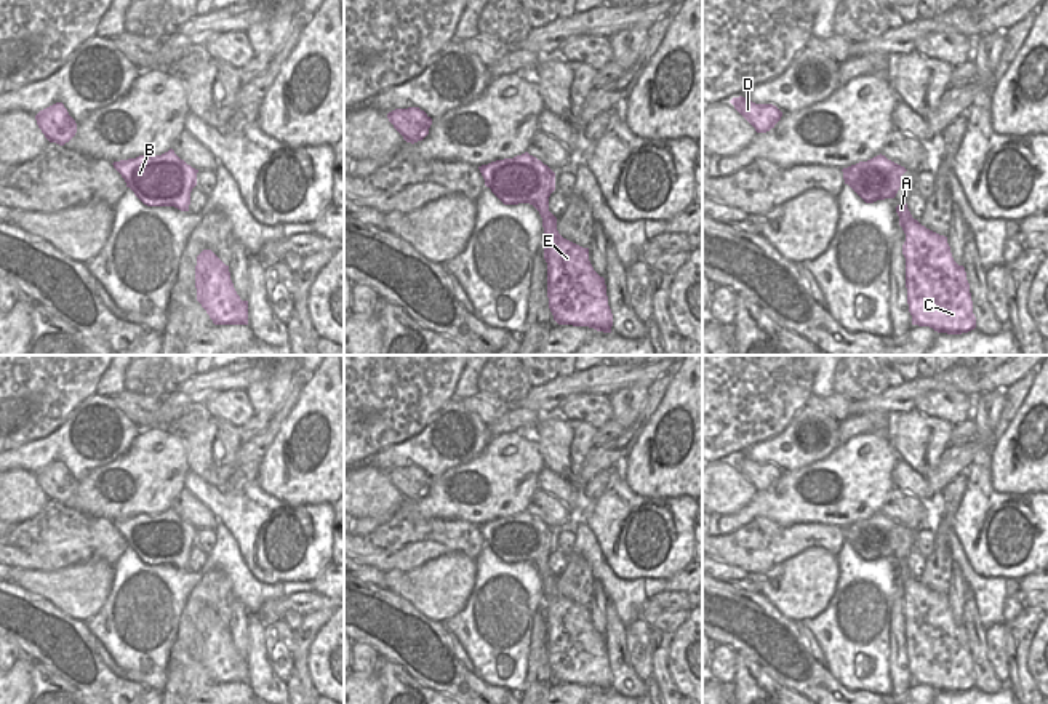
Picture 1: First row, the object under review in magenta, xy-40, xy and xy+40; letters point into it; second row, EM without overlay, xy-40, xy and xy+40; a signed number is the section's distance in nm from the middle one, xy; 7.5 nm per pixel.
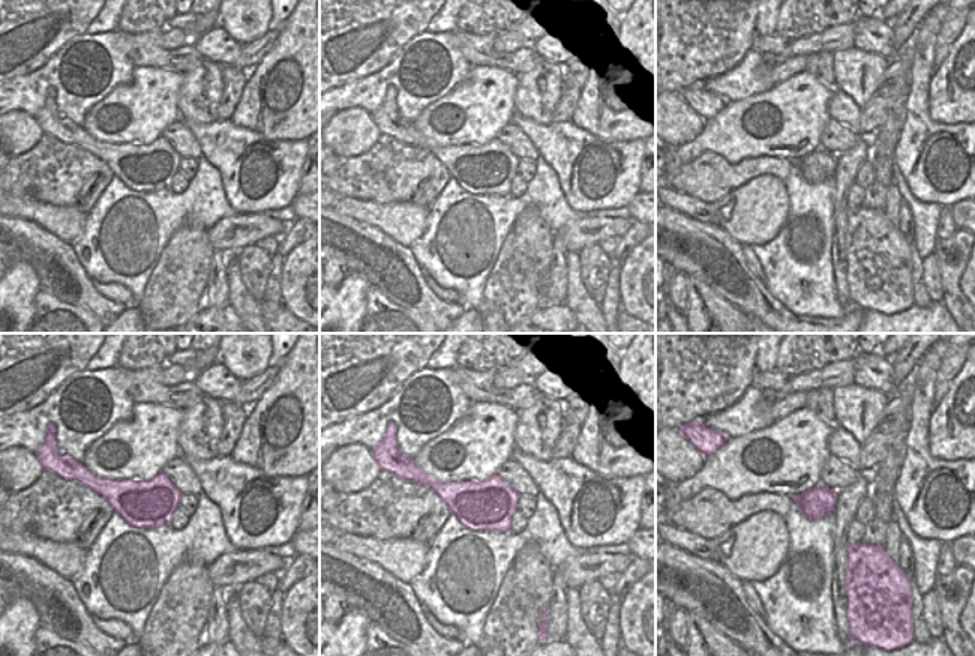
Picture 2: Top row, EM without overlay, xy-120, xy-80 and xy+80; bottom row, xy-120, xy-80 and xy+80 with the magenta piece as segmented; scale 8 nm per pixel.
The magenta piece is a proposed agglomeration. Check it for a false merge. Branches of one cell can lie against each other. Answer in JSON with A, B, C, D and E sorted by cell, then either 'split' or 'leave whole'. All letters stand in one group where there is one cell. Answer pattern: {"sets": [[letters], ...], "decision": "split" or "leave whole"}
{"sets": [["A", "B", "C", "D", "E"]], "decision": "leave whole"}

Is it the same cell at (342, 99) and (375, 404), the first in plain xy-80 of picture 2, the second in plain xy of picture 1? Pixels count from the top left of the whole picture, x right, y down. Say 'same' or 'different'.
different

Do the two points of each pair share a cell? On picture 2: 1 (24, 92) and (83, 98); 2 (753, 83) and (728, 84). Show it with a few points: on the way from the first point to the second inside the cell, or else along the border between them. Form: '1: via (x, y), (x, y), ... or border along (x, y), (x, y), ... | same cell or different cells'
1: via (39, 83), (57, 83), (68, 93) | same cell
2: via (747, 83), (734, 84) | same cell

